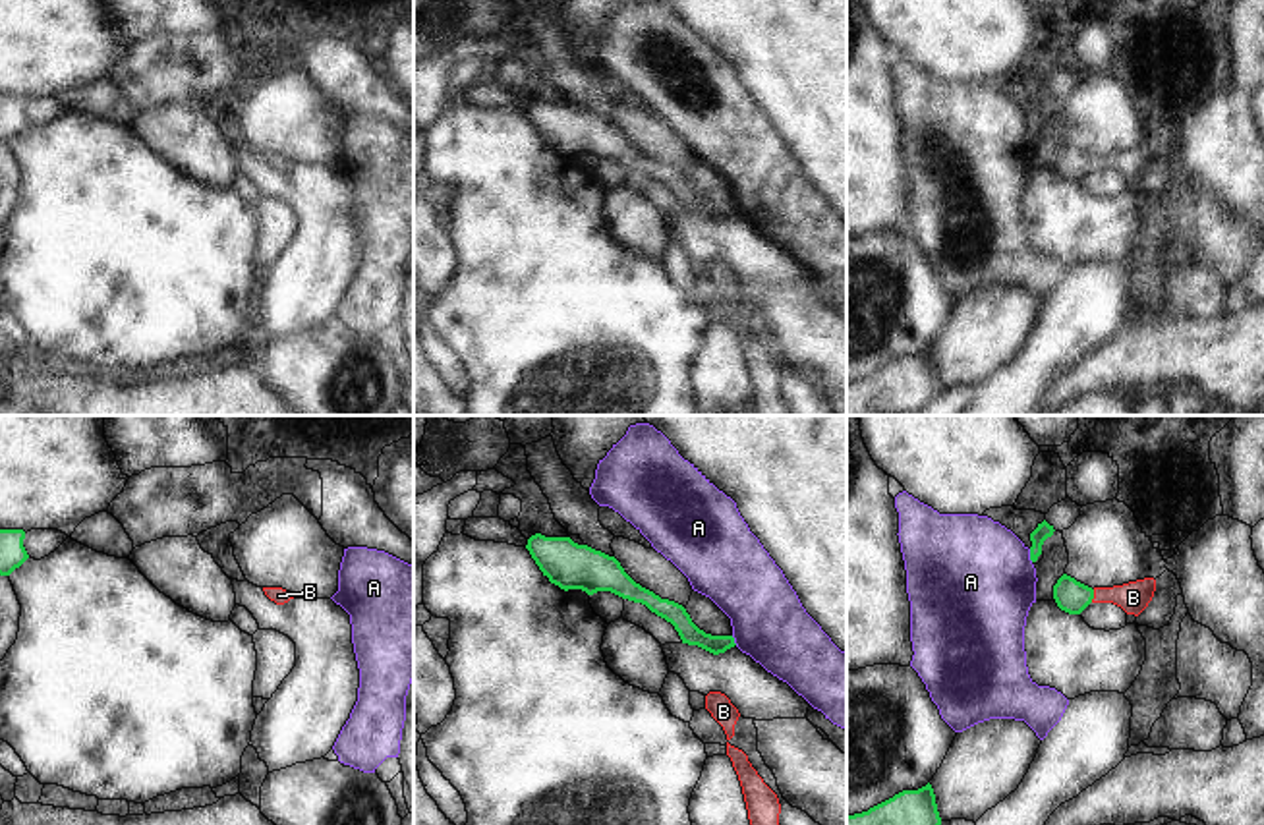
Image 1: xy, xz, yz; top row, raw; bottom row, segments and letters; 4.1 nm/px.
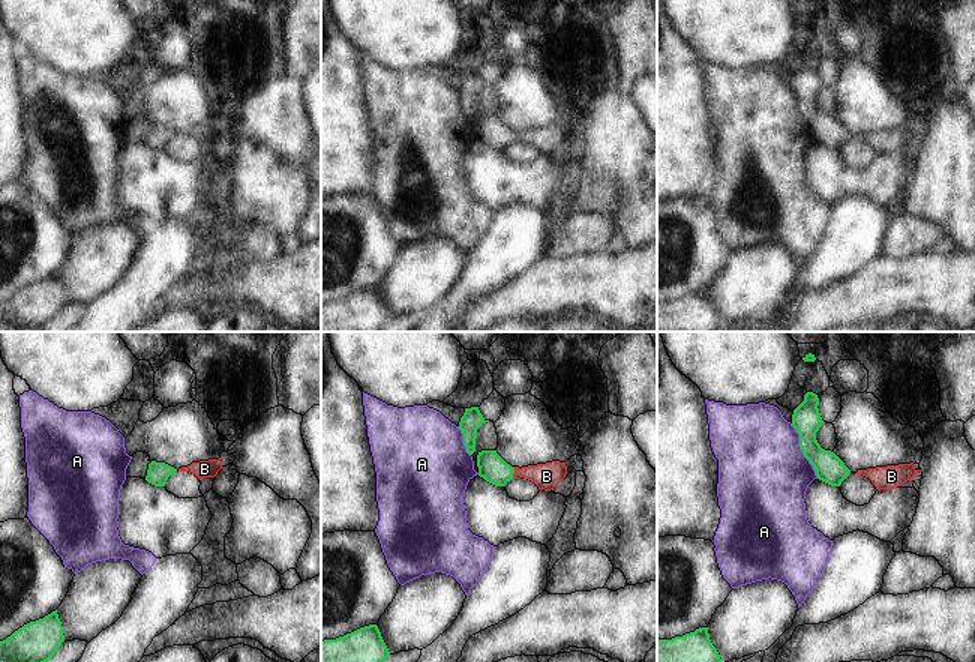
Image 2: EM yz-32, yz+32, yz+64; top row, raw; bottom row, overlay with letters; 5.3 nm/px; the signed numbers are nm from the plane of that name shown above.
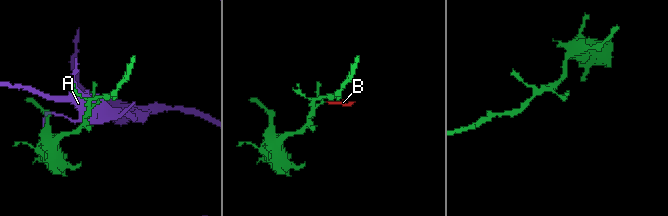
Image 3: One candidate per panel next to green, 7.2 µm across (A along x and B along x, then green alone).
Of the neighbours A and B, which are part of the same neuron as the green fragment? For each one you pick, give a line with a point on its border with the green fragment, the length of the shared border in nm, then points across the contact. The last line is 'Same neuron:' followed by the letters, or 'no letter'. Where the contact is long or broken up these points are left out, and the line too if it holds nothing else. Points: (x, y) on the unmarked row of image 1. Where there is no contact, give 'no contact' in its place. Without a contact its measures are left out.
B: yz (1092, 163) | 60 nm | across yz (1071, 163), (1092, 163), (1133, 165)
Same neuron: B

